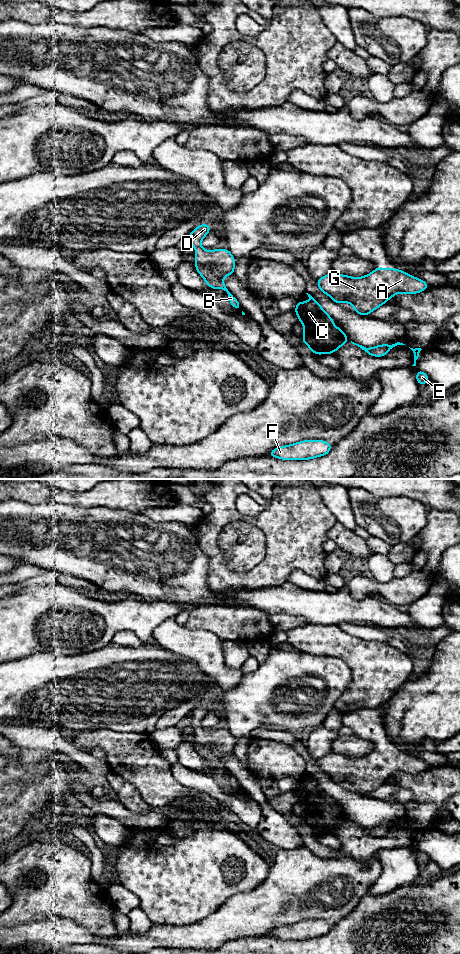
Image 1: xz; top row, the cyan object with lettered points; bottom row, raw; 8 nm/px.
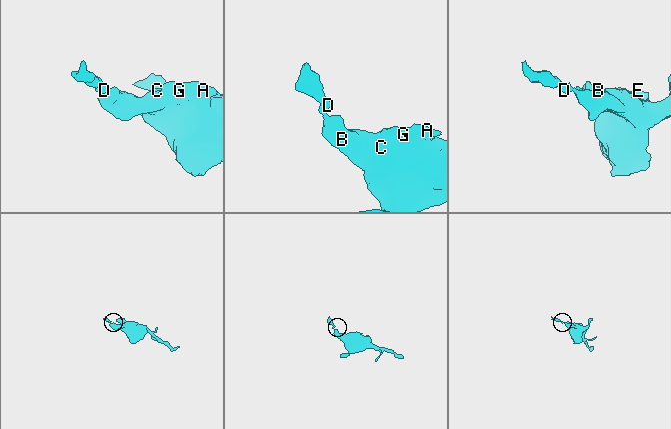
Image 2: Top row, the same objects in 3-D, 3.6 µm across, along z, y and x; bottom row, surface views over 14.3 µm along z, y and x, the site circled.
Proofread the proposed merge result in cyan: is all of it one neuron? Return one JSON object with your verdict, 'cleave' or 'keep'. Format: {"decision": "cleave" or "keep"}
{"decision": "keep"}

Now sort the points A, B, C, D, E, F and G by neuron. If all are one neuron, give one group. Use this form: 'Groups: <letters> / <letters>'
Groups: A B C D E F G

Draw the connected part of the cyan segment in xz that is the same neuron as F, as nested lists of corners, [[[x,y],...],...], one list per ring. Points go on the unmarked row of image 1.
[[[305,920],[291,925],[275,928],[268,936],[284,940],[307,940],[327,935],[332,925],[324,920]]]

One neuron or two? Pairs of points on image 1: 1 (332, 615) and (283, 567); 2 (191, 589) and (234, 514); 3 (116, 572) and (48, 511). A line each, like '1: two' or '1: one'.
1: two
2: two
3: one

